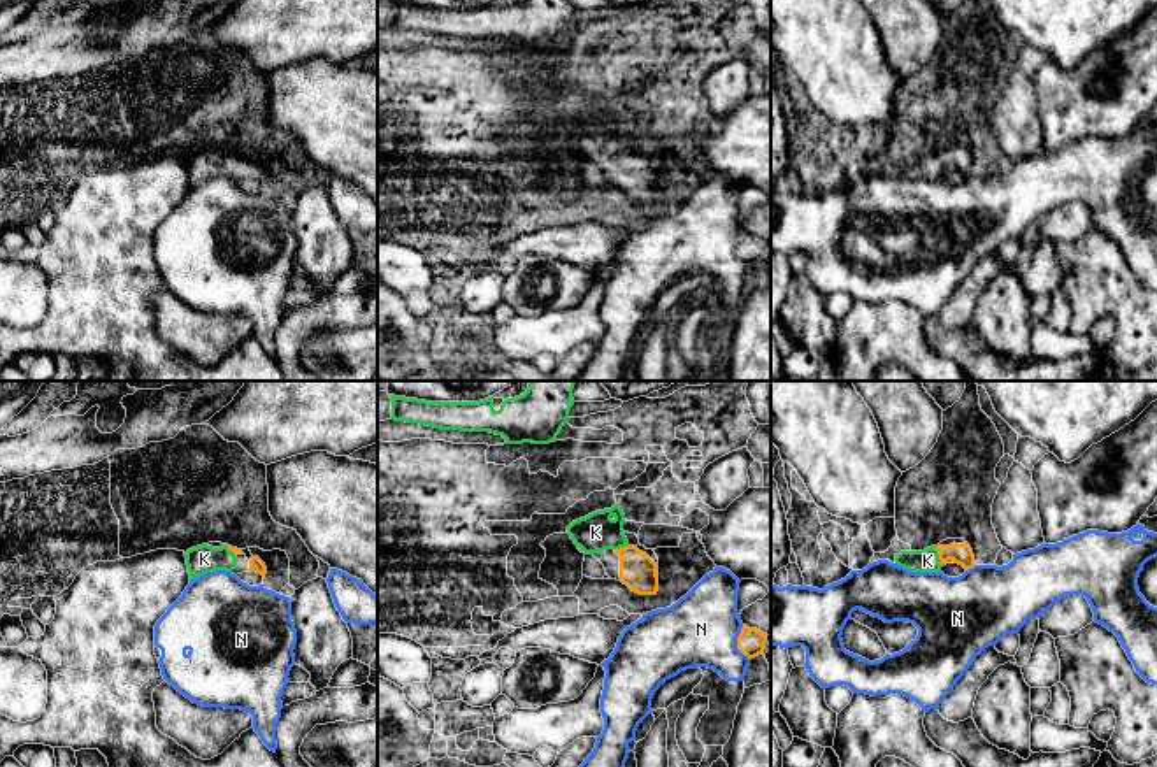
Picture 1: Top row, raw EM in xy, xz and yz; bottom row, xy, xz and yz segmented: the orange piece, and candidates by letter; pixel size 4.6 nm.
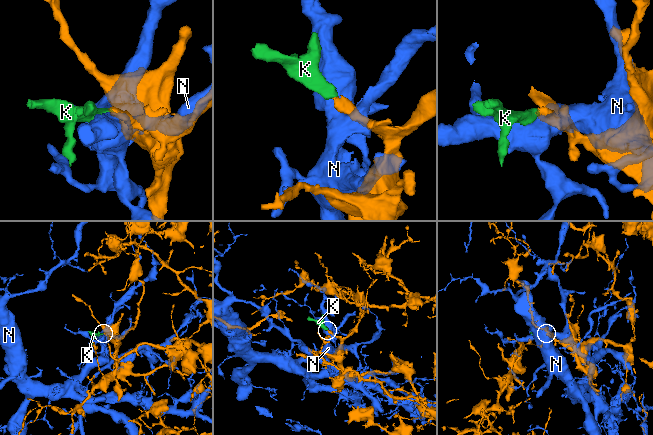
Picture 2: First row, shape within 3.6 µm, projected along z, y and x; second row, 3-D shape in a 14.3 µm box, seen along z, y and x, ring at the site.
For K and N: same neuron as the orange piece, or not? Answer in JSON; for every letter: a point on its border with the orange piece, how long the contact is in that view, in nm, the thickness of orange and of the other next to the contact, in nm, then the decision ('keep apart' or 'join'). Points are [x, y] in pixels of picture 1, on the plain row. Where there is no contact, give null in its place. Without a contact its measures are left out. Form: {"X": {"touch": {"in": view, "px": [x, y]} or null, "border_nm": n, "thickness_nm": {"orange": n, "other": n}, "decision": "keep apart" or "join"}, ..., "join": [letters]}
{"K": {"touch": {"in": "yz", "px": [938, 160]}, "border_nm": 90, "thickness_nm": {"orange": 100, "other": 110}, "decision": "join"}, "N": {"touch": {"in": "xz", "px": [738, 250]}, "border_nm": 170, "thickness_nm": {"orange": 120, "other": 340}, "decision": "keep apart"}, "join": ["K"]}

